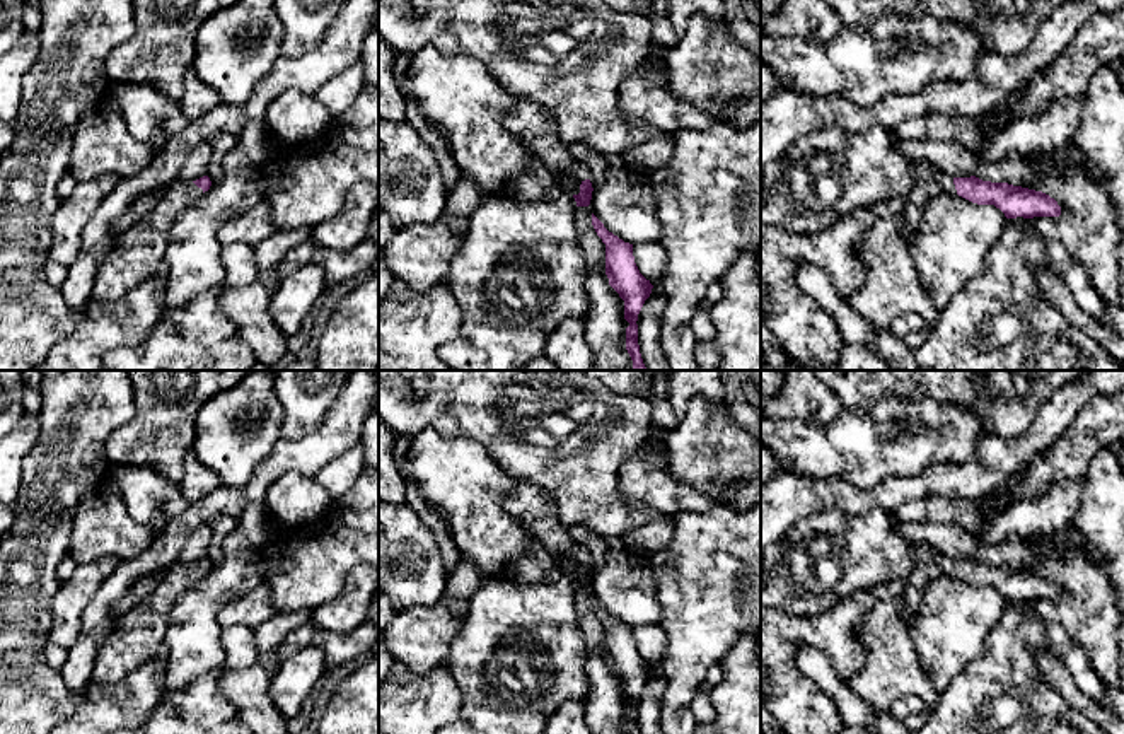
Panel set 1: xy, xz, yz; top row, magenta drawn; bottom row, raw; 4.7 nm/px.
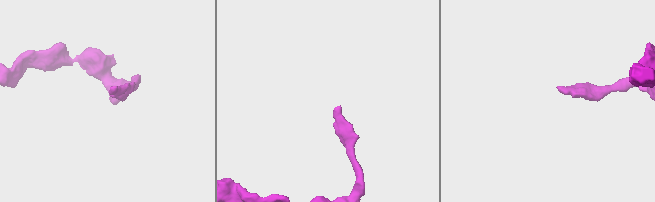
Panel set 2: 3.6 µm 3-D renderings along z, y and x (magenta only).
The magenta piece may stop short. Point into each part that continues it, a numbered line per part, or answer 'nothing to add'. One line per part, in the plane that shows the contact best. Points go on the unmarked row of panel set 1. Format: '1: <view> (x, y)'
1: yz (947, 564)

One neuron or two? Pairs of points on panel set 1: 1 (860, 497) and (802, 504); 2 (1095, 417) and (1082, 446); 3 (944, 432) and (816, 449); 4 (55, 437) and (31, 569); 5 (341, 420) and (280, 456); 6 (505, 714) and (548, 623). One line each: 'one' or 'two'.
1: one
2: one
3: one
4: one
5: one
6: one

